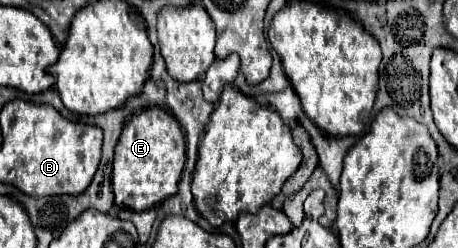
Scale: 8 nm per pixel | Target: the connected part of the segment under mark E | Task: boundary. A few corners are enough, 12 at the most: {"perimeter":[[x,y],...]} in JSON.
{"perimeter":[[161,107],[115,145],[115,205],[147,211],[177,193],[187,143]]}

